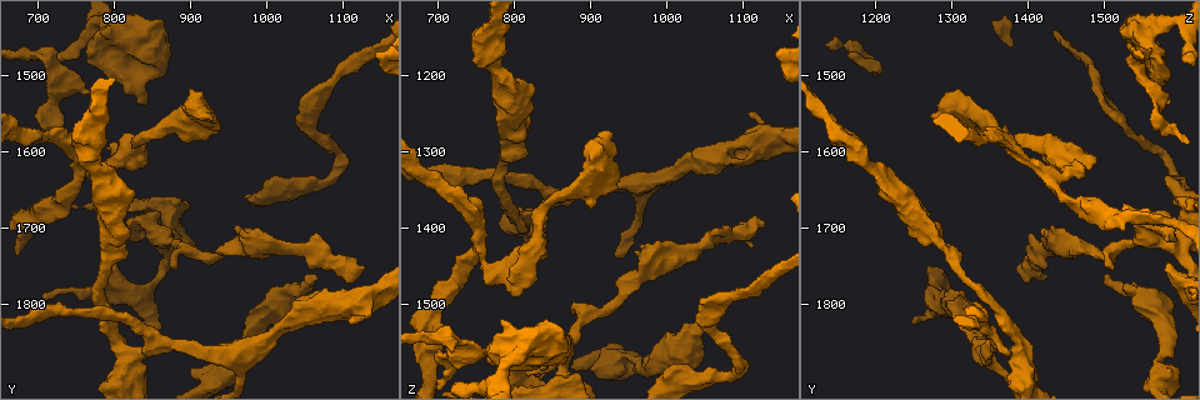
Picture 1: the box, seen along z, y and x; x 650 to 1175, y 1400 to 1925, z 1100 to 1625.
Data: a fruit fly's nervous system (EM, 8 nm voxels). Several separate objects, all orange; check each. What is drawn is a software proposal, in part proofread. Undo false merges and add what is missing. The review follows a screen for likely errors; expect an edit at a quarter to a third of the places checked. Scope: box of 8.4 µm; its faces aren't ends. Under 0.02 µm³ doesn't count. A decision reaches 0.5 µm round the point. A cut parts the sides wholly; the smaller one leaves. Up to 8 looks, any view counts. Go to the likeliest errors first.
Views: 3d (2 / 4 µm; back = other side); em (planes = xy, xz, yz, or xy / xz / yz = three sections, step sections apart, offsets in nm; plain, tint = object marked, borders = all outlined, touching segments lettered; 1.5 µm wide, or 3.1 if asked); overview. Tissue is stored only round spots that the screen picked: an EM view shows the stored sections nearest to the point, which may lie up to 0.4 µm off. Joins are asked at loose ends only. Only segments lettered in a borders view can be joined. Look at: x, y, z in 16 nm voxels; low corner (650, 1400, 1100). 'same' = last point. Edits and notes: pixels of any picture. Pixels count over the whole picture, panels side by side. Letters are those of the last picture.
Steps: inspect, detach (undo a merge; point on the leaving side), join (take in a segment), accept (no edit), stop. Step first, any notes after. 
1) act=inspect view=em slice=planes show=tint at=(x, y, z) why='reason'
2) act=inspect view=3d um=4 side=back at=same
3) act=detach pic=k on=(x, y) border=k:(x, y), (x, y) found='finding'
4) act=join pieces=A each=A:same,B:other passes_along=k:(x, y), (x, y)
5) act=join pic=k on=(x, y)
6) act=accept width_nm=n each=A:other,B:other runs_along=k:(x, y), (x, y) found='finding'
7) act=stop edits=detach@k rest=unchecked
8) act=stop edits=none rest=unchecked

act=inspect view=3d um=4 at=(800, 1615, 1490)

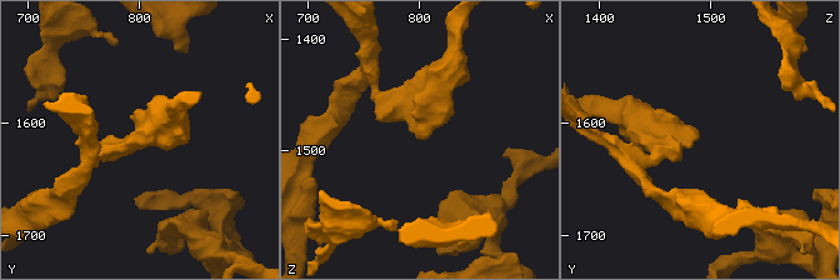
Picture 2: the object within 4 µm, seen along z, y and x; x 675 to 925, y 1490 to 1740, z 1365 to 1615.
act=inspect view=em slice=planes show=borders at=(800, 1614, 1488)

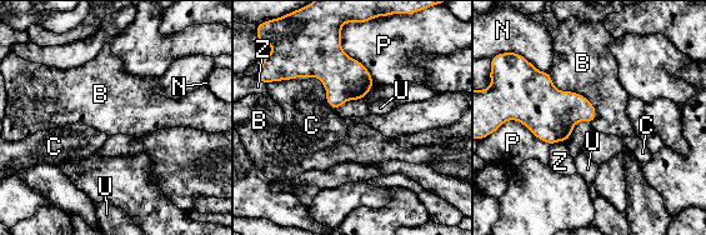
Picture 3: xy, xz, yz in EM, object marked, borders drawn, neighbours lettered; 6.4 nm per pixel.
act=accept each=B:other,C:other,N:other,P:other,U:other,Z:other border=3:(549, 73), (590, 101), (591, 123) found='no lettered segment goes on from it'

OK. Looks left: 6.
act=inspect view=3d um=2 at=(1060, 1760, 1500) why='an open end'

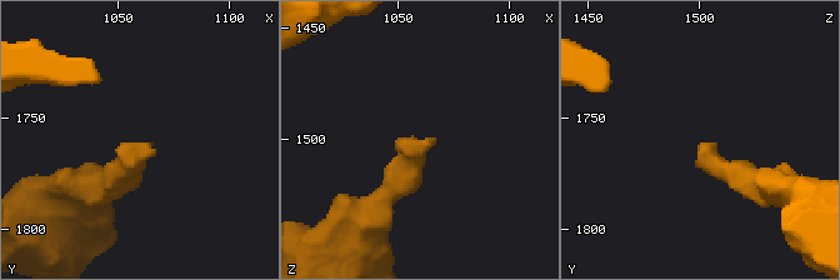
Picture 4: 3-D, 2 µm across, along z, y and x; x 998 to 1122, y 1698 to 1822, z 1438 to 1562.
act=inspect view=em slice=yz step=4 show=borders at=(1062, 1760, 1500)

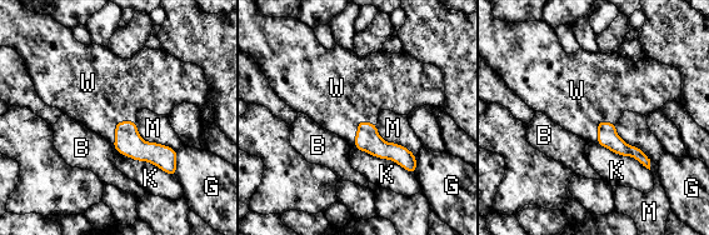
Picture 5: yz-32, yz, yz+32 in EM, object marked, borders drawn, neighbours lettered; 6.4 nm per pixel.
act=inspect view=em slice=planes show=borders at=same why='cut it another way'

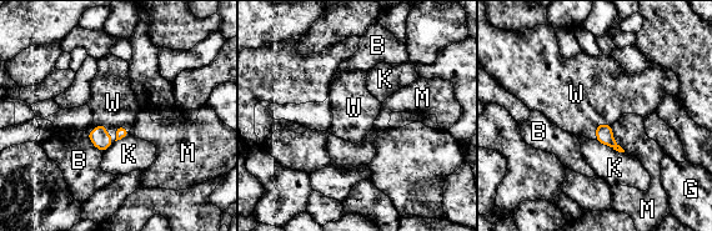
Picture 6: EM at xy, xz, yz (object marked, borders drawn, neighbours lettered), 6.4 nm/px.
act=join pieces=W each=B:other,G:other,K:other,M:other,W:same passes_along=6:(100, 139), (110, 137), (113, 103) found='it goes on there'

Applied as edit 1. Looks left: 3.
act=inspect view=overview

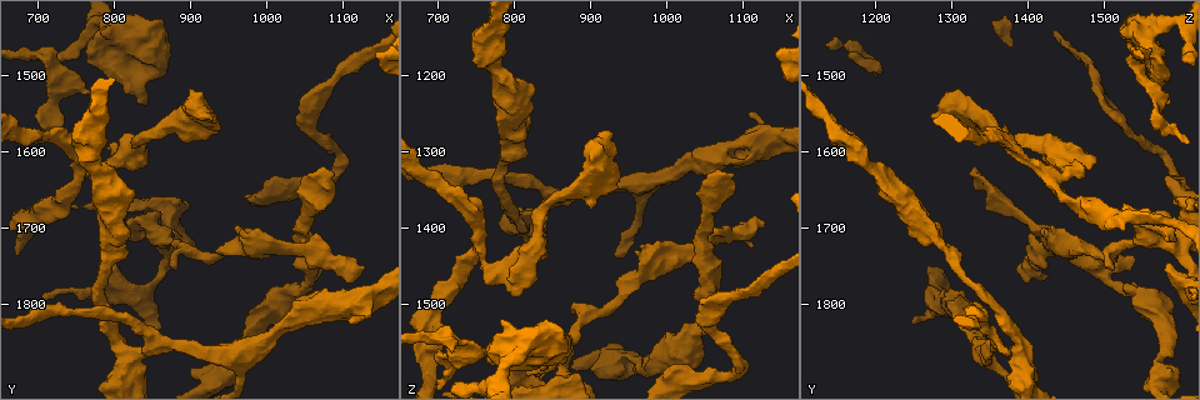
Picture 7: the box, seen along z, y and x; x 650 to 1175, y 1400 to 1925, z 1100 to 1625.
act=inspect view=em slice=yz step=8 show=tint at=(985, 1705, 1420) why='branch stops here'

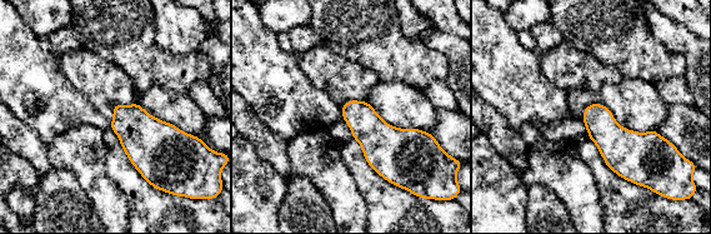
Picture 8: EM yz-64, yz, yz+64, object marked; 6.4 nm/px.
act=inspect view=em slice=xy step=4 show=borders at=same why='another direction'

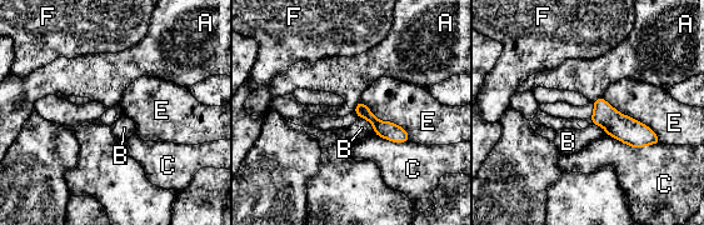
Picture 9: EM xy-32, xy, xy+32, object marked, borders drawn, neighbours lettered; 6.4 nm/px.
act=accept longest_contact=E:480nm each=A:other,B:other,C:other,E:other,F:other border=9:(602, 96), (598, 96), (592, 103) found='no lettered segment goes on from it'

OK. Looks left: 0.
act=stop edits=join@6 rest=unchecked

